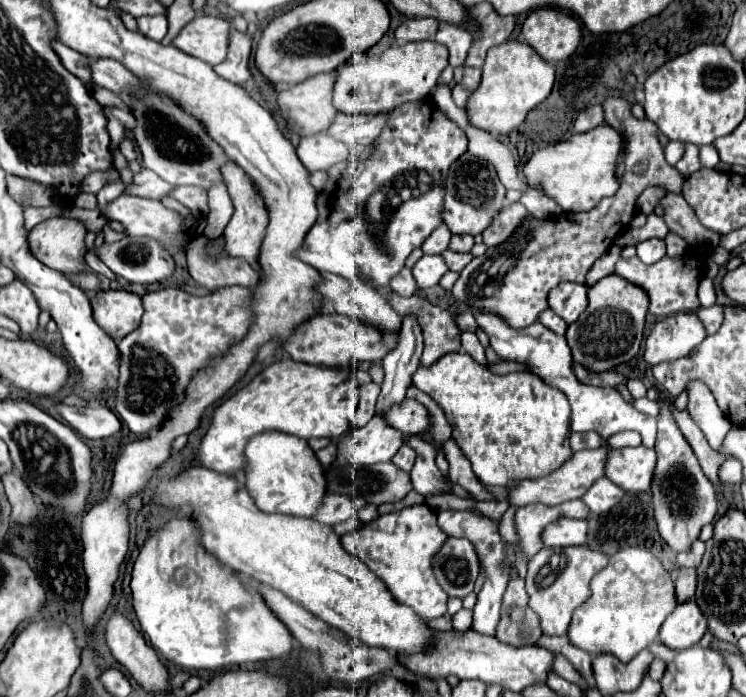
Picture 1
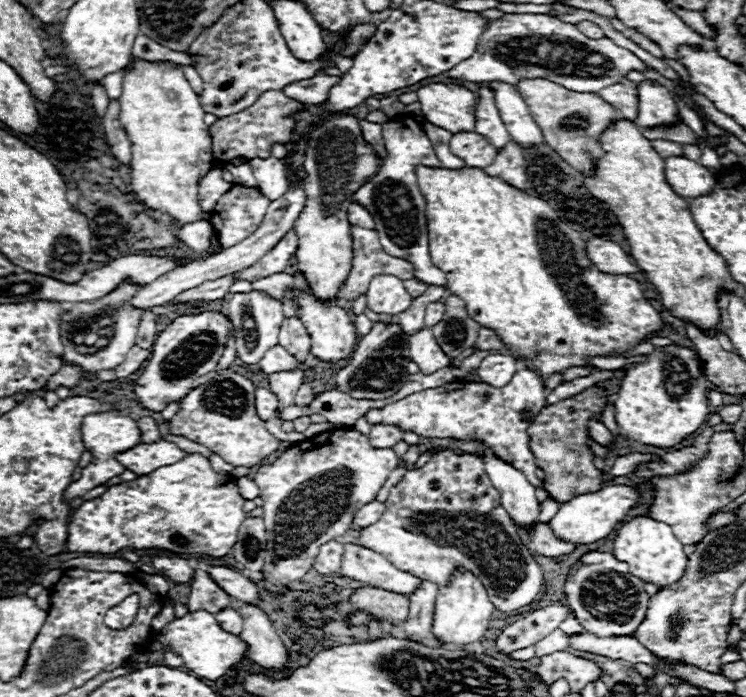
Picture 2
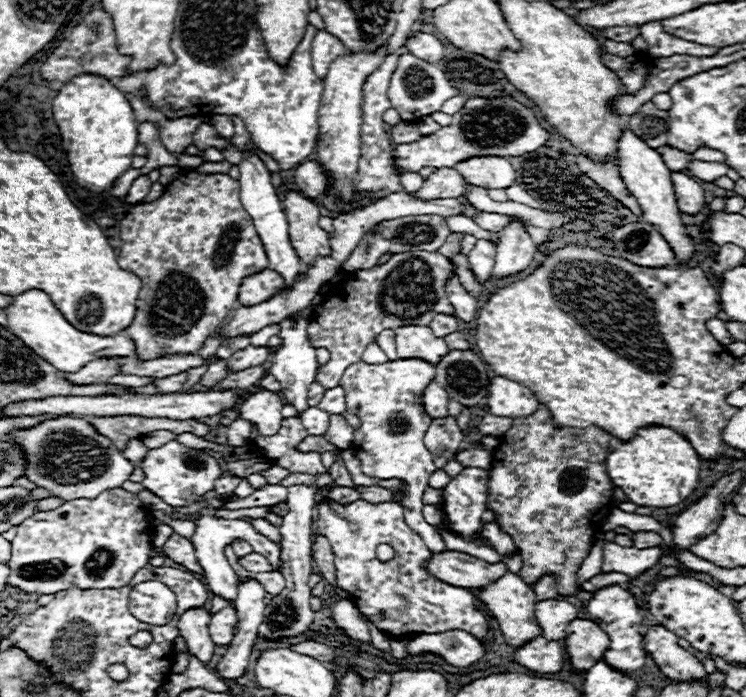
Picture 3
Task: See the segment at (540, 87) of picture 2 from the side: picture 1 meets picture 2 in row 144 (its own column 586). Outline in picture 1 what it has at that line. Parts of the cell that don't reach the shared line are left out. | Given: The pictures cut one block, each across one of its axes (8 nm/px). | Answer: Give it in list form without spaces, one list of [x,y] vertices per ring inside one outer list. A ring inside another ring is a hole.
[[[572,546],[564,550],[540,550],[530,562],[528,562],[528,574],[526,574],[526,592],[528,592],[528,606],[538,614],[542,634],[546,636],[564,636],[572,618],[572,612],[584,604],[590,598],[588,582],[594,574],[598,574],[608,564],[608,556],[588,550],[584,546]],[[554,554],[564,554],[566,562],[564,568],[552,562]]]

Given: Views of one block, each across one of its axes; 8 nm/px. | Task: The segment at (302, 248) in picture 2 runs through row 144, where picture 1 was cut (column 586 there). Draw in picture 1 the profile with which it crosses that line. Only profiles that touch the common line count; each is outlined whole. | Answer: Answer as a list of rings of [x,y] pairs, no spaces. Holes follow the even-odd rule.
[[[610,274],[588,288],[588,308],[566,330],[566,340],[572,350],[574,362],[582,364],[590,372],[612,370],[614,366],[632,360],[642,342],[644,320],[648,312],[648,296],[636,284]]]

